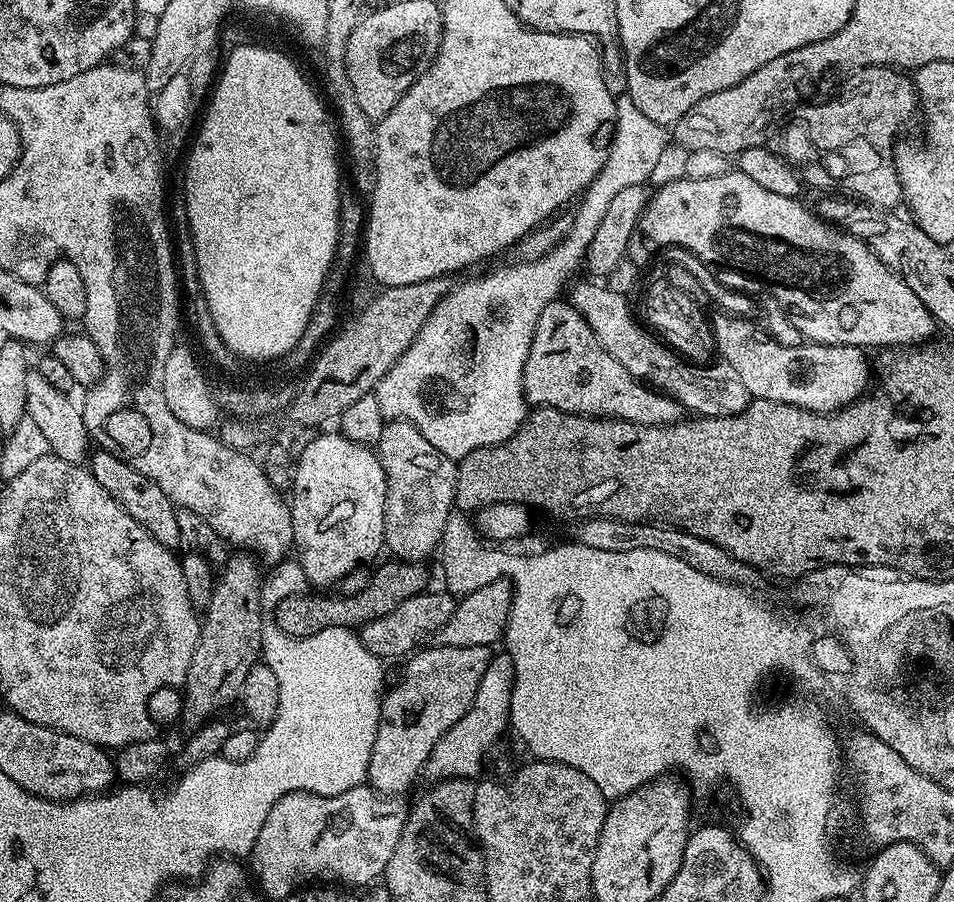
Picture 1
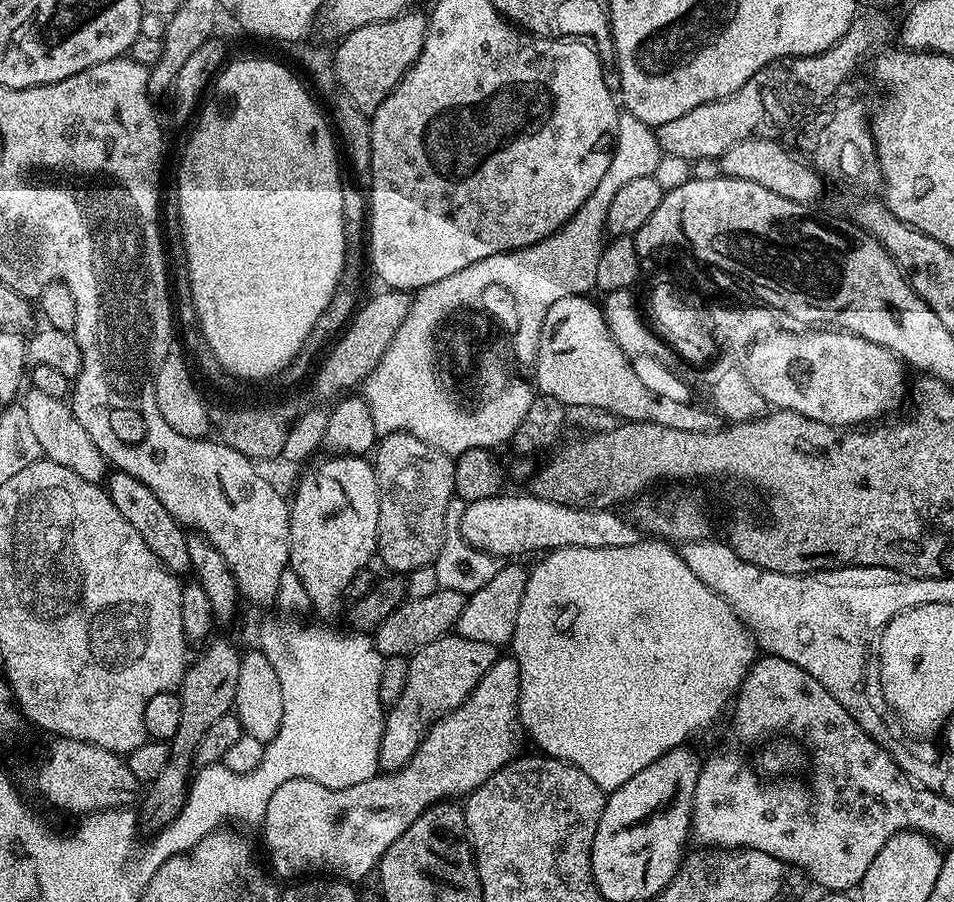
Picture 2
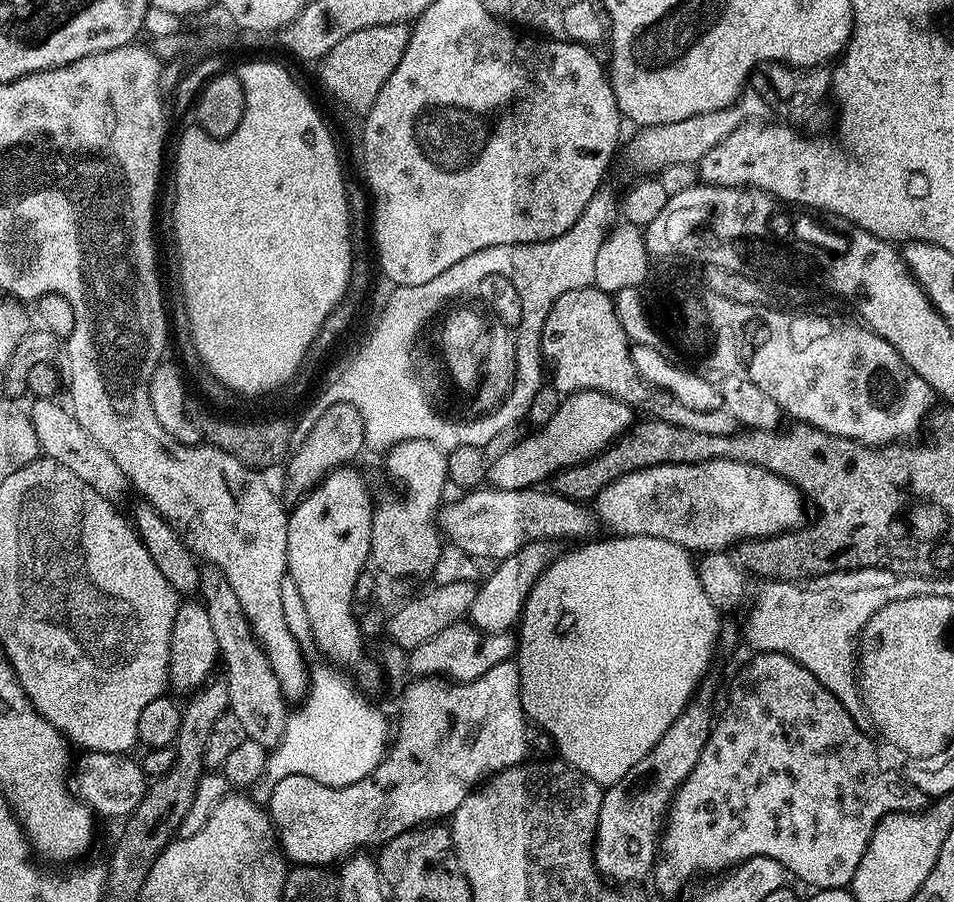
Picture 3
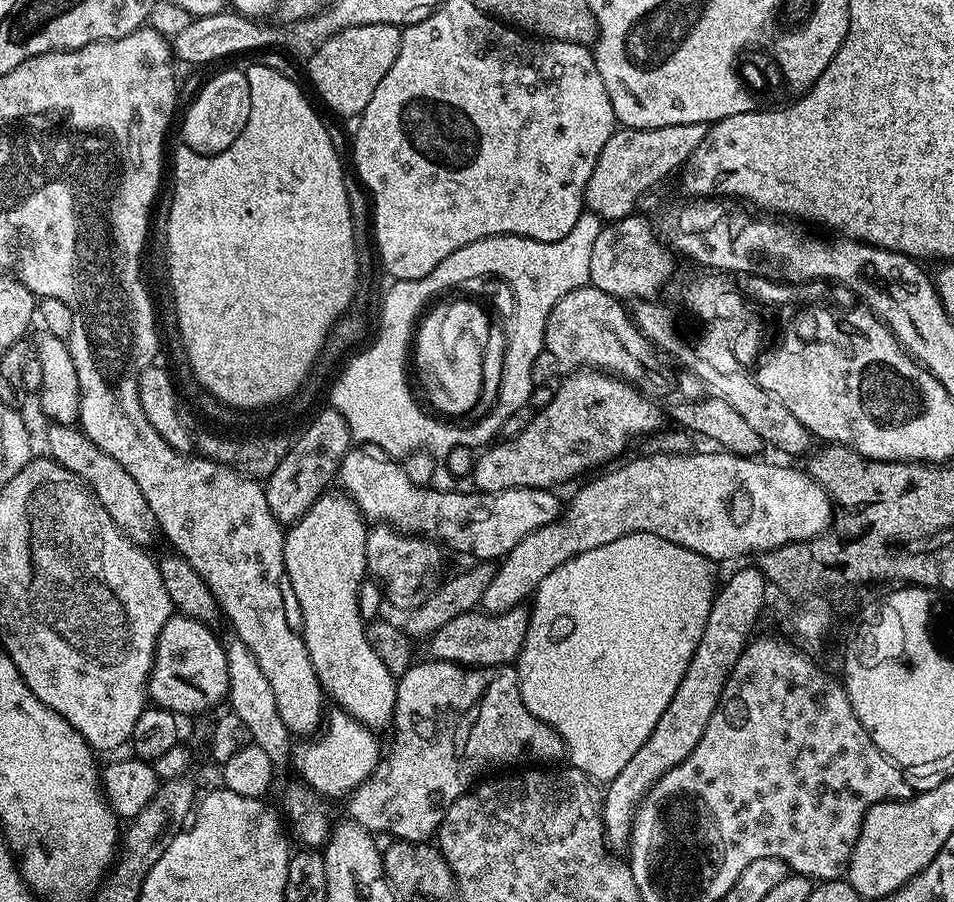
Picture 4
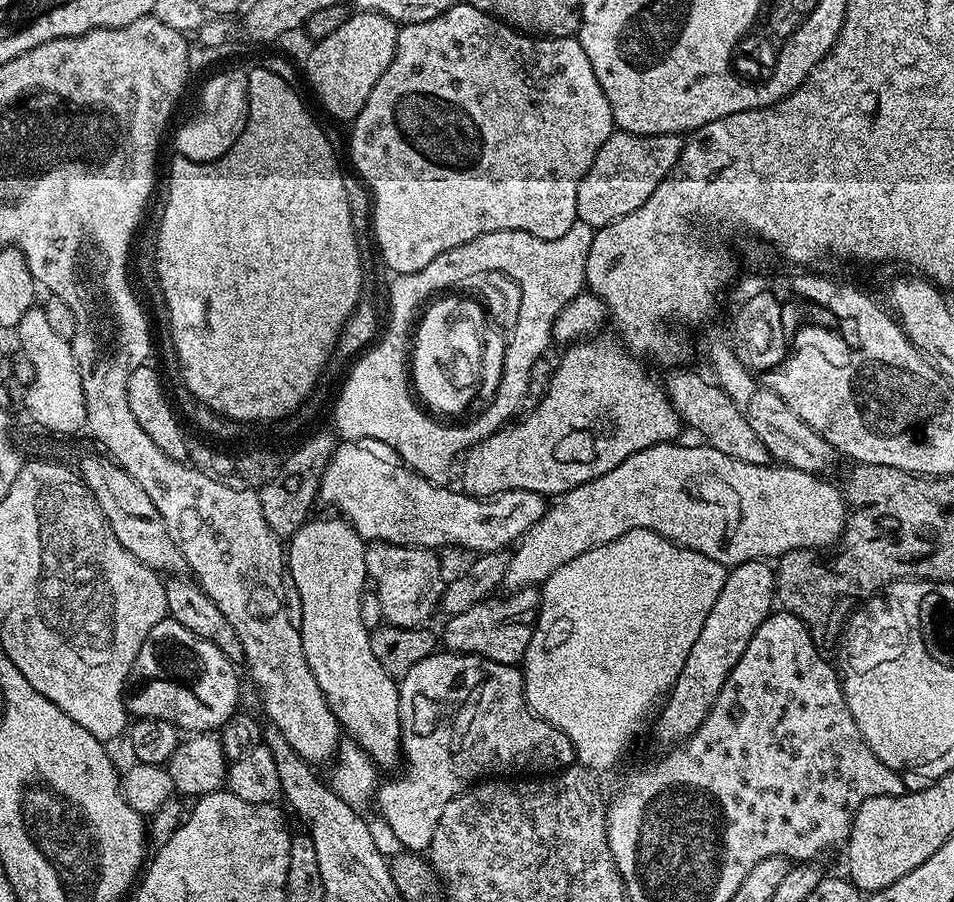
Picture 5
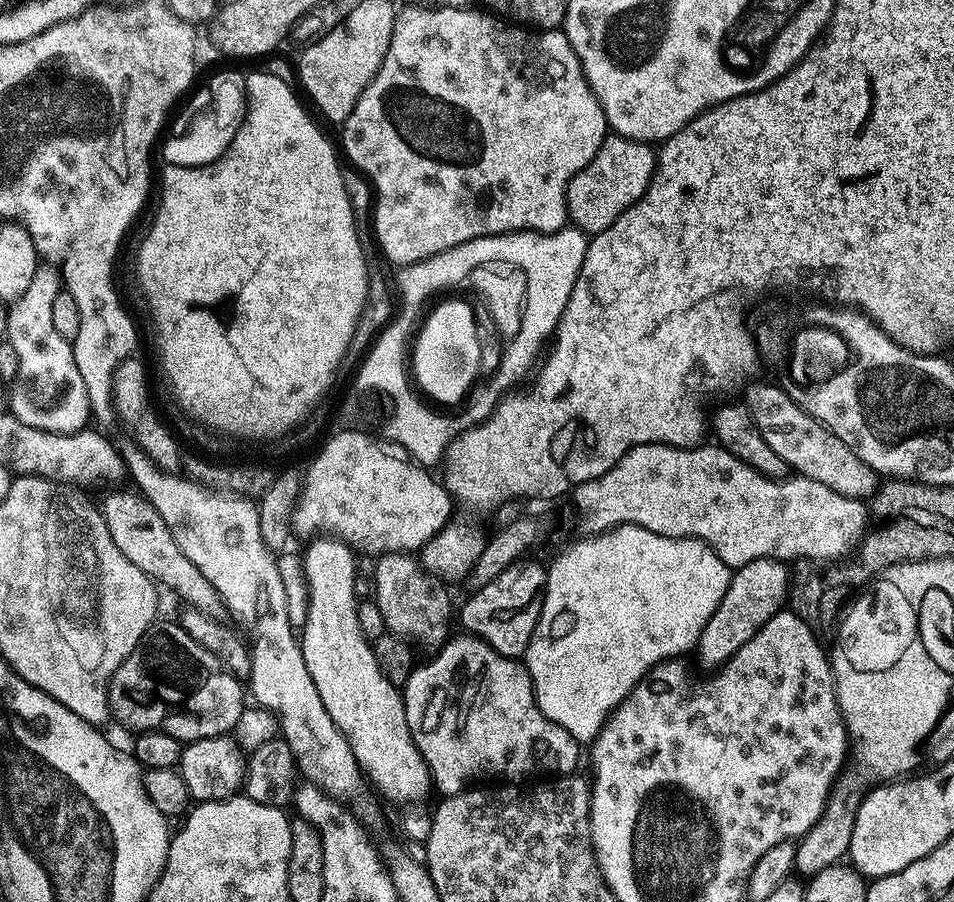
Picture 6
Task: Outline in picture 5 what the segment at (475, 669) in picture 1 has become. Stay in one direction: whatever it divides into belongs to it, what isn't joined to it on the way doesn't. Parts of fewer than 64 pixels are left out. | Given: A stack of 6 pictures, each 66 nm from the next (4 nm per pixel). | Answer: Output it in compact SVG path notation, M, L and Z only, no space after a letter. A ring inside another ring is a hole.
M533 586L504 594L508 596L500 595L478 602L462 614L447 617L443 647L449 652L481 656L499 664L519 665L523 661L524 651L530 646L536 618L540 615L542 592L539 587Z

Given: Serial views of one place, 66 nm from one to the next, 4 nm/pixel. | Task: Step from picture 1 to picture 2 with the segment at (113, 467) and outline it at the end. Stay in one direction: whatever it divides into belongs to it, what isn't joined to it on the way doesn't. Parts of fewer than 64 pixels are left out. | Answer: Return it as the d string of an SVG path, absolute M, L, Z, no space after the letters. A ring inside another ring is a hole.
M112 470L106 477L106 491L114 506L118 506L118 514L122 514L122 518L126 518L126 522L130 522L130 526L134 526L138 534L142 534L142 542L150 546L154 558L162 562L167 572L181 574L180 572L187 573L191 569L188 532L172 517L170 510L166 510L162 502L158 502L158 497L154 495L154 490L150 490L150 486L138 482L138 478L130 474Z

